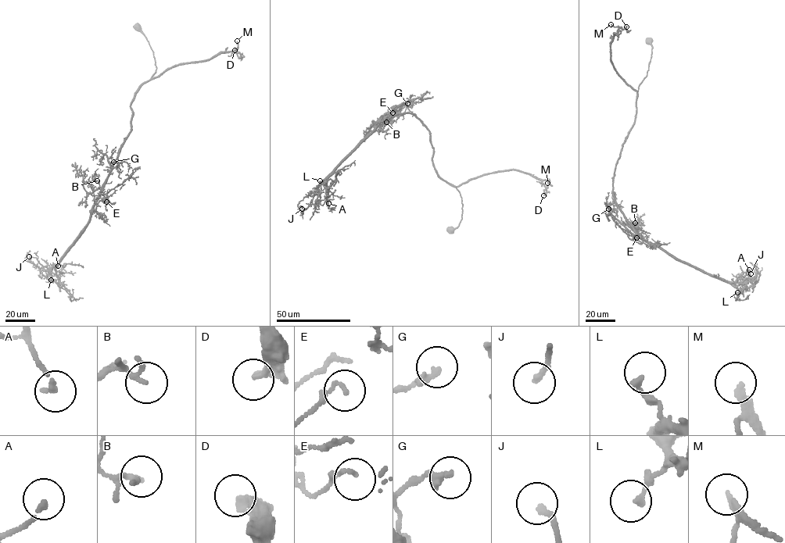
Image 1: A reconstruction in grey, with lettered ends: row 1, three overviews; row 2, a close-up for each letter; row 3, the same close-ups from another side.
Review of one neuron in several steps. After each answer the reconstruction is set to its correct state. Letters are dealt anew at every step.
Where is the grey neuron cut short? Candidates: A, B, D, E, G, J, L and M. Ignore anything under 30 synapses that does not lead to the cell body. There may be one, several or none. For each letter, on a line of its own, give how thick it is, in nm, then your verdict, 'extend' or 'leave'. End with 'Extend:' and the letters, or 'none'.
A: 190 nm | leave
B: 140 nm | leave
D: 320 nm | extend
E: 130 nm | leave
G: 280 nm | leave
J: 200 nm | leave
L: 200 nm | leave
M: 240 nm | extend
Extend: D, M

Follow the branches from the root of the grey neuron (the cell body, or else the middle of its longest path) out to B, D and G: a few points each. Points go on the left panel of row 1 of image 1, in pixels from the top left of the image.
B: (137, 26), (156, 69), (135, 94), (130, 131), (102, 187), (93, 190), (91, 183), (97, 180)
D: (137, 26), (153, 52), (156, 69), (151, 79), (177, 65), (208, 60), (234, 50)
G: (137, 26), (153, 52), (156, 69), (131, 103), (130, 131), (99, 194), (111, 169), (109, 162), (113, 162)

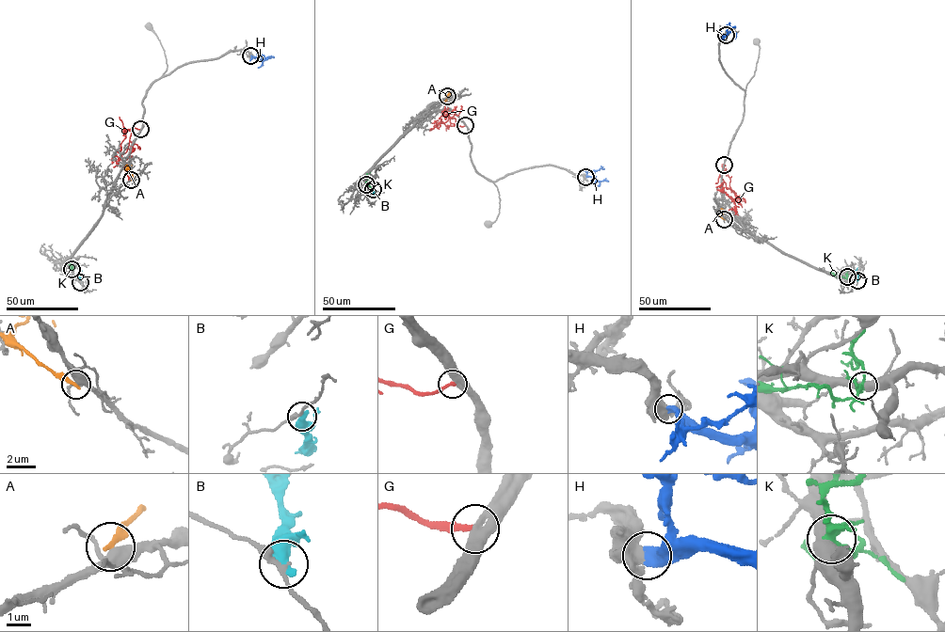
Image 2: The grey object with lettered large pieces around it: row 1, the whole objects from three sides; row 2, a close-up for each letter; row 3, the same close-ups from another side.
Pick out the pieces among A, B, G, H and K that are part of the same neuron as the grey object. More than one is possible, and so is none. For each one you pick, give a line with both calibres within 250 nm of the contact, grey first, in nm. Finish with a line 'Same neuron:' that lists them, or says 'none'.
H: 440/550 nm
Same neuron: H

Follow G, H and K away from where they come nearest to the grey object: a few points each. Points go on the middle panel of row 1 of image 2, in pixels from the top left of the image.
G: (465, 125), (457, 125), (455, 118), (450, 117), (440, 122), (449, 126), (446, 131)
H: (585, 177), (587, 171), (604, 168)
K: (366, 184), (365, 175), (370, 171)

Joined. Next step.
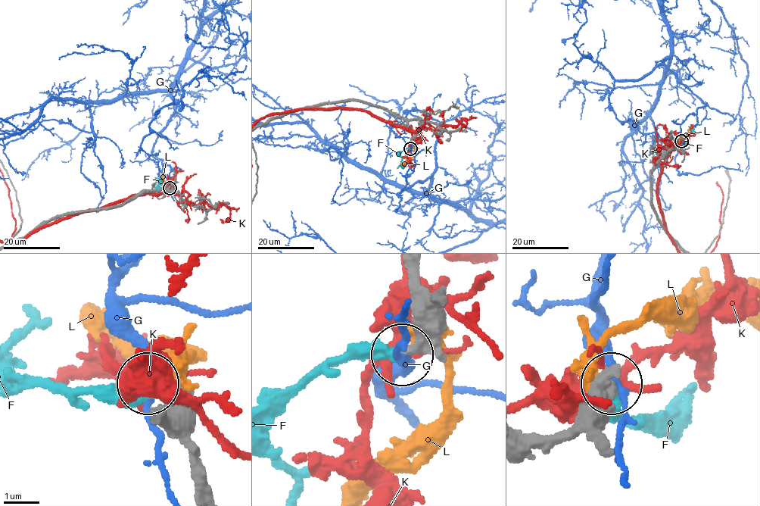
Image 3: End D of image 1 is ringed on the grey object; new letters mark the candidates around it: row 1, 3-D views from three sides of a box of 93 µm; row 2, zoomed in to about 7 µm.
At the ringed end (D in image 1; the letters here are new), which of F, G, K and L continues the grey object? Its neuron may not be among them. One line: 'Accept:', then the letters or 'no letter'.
Accept: F

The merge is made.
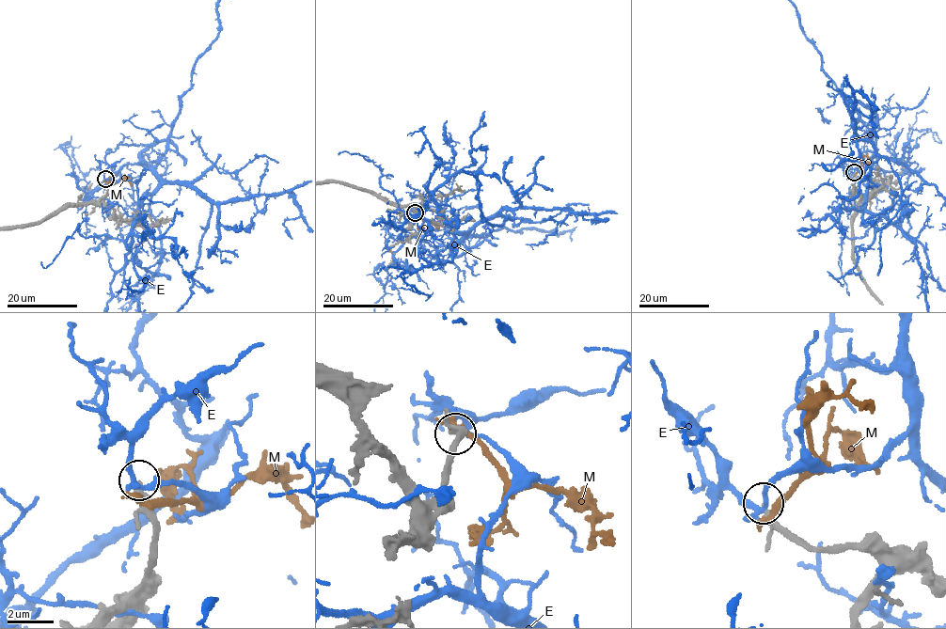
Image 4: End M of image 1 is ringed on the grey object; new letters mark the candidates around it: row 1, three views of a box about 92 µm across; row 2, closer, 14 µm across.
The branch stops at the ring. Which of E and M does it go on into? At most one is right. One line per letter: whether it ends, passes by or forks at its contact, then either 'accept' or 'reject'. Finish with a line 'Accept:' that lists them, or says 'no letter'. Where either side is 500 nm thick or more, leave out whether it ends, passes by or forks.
E: it passes by | reject
M: it ends | reject
Accept: no letter

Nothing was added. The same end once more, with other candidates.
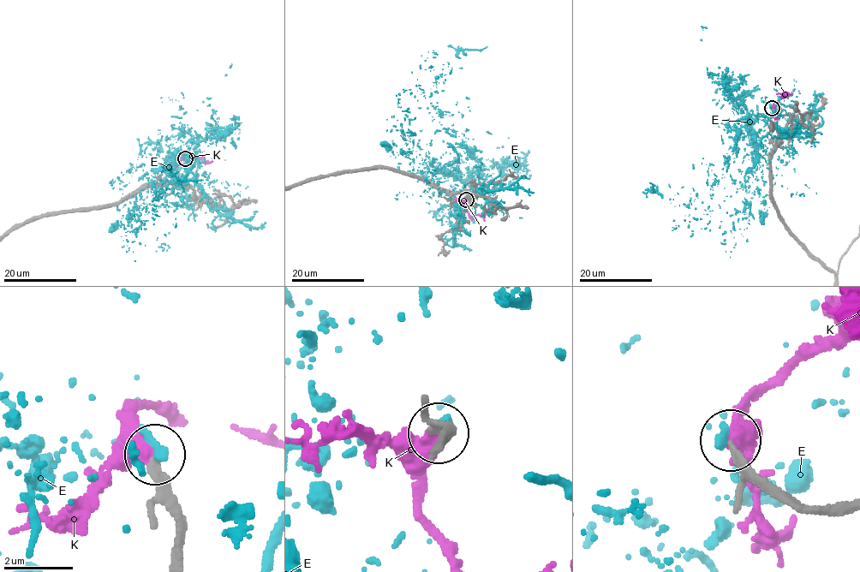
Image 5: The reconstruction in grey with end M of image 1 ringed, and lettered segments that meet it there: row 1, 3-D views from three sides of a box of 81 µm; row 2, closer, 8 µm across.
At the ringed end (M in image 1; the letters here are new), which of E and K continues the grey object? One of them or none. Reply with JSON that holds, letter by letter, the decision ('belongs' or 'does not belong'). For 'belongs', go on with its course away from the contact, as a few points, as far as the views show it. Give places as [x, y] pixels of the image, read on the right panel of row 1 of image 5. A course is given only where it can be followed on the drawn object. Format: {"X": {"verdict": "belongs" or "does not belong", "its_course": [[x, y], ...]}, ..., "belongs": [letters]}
{"E": {"verdict": "does not belong"}, "K": {"verdict": "belongs", "its_course": [[772, 109], [773, 104], [784, 96], [784, 92], [776, 94]]}, "belongs": ["K"]}

